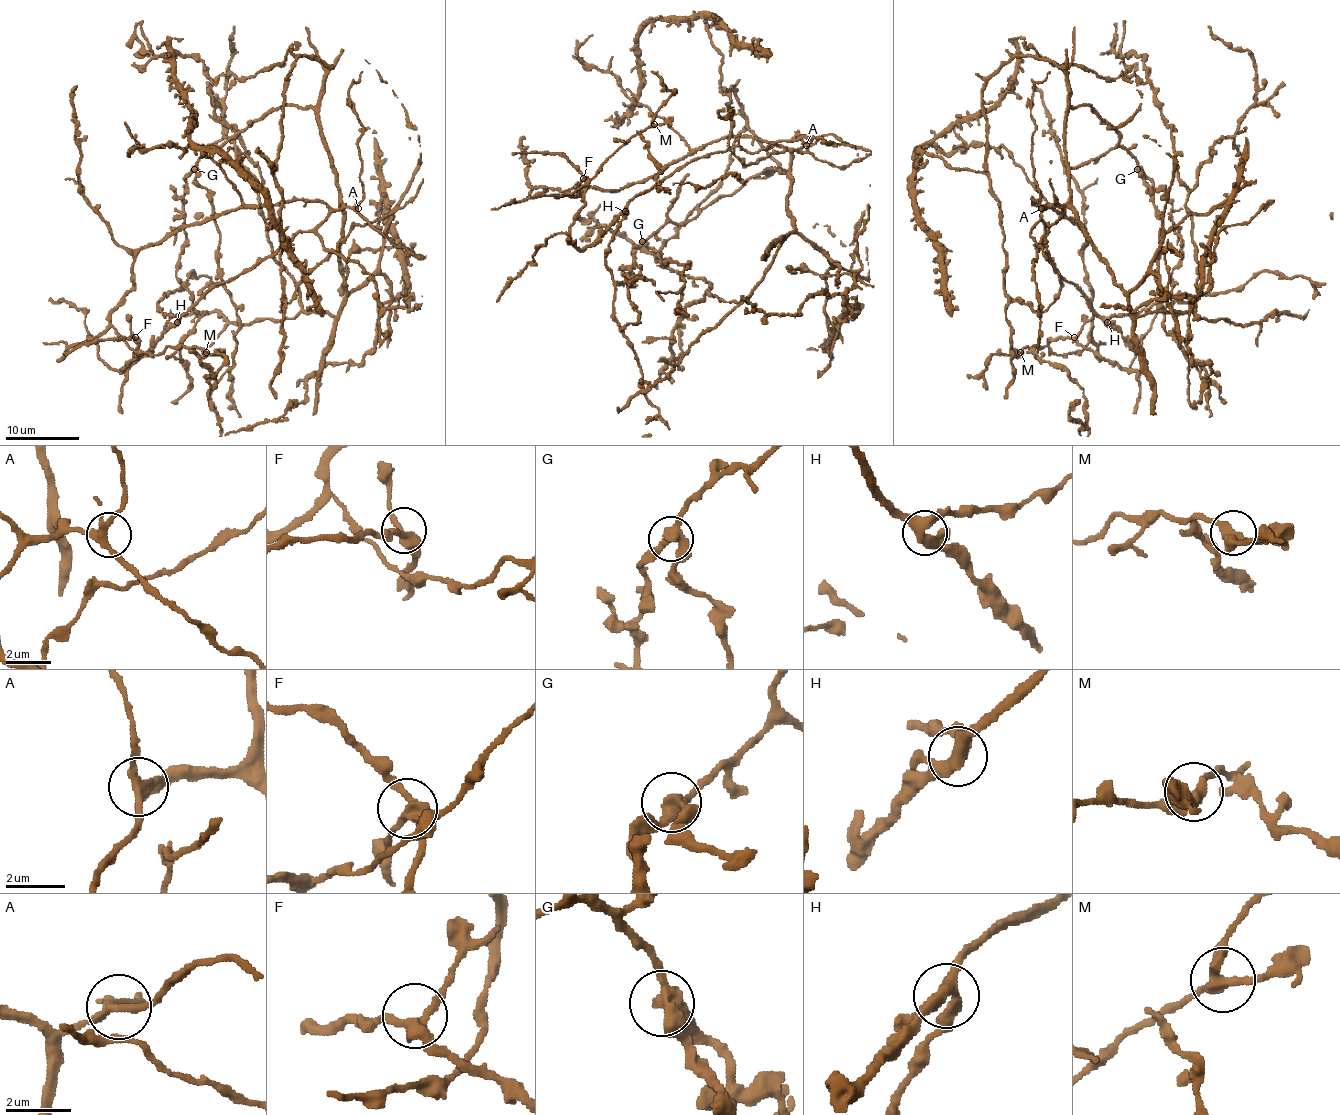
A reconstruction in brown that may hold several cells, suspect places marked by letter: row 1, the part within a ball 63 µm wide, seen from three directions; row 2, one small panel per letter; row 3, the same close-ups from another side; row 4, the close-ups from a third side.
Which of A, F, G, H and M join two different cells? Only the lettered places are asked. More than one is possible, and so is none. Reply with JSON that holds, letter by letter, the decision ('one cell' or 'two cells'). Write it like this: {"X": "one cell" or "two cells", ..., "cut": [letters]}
{"A": "one cell", "F": "one cell", "G": "one cell", "H": "one cell", "M": "one cell", "cut": []}

